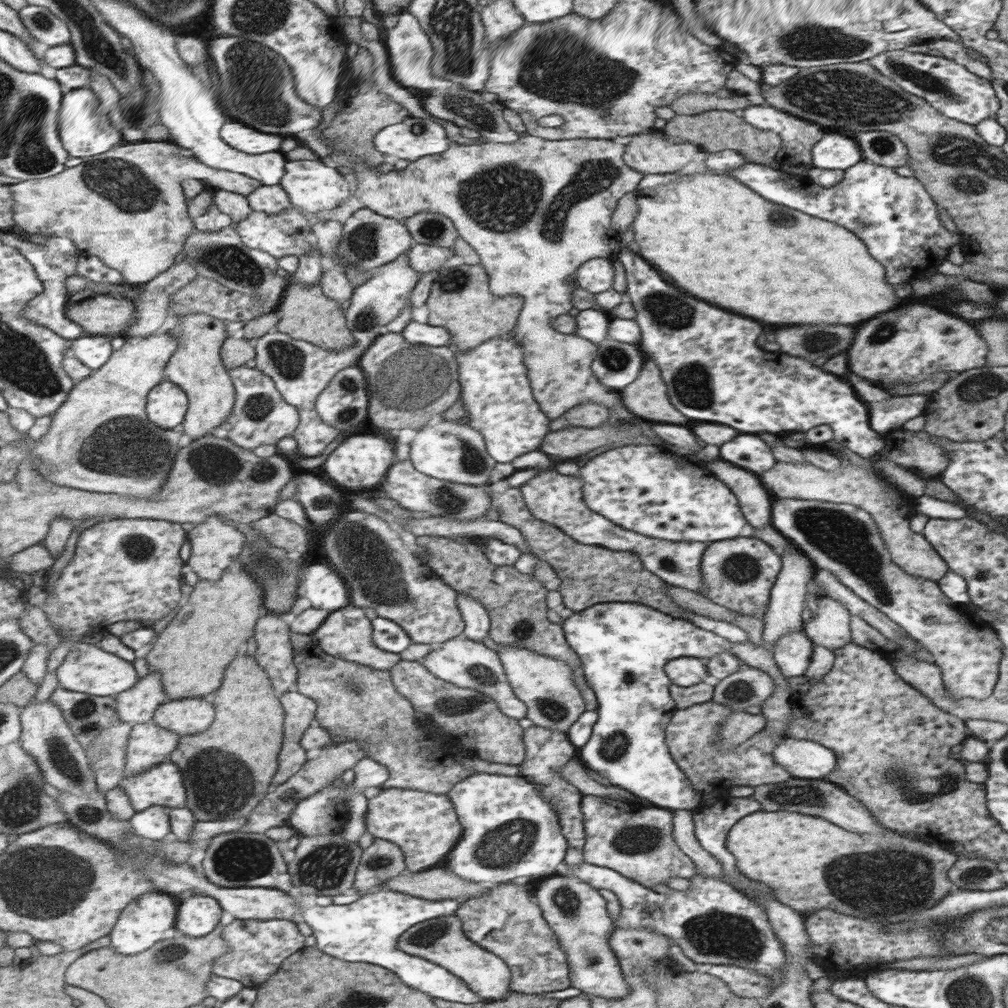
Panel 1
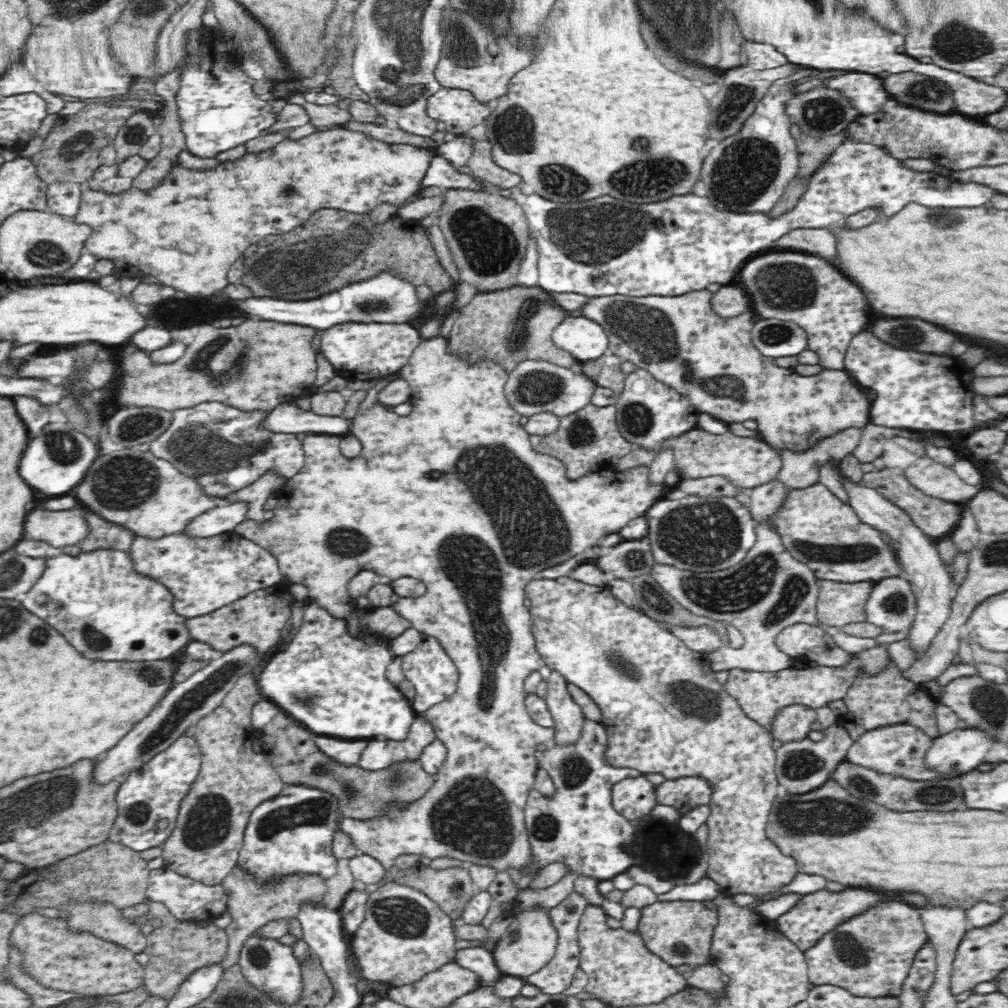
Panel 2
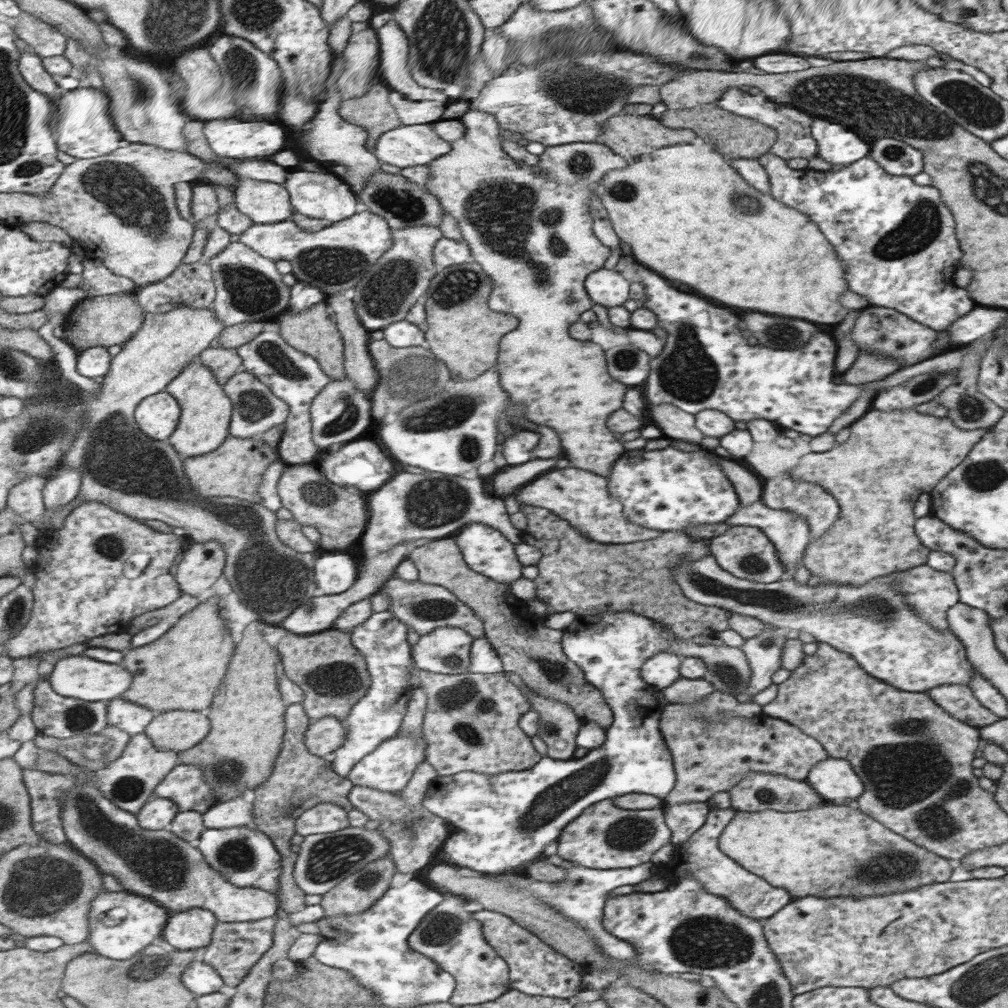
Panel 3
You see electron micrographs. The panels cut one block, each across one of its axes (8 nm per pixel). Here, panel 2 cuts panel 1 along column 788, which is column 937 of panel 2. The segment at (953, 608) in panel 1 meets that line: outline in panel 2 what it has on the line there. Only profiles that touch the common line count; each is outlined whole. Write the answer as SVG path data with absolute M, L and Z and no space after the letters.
M894 467L876 468L872 472L864 473L860 484L877 490L890 502L905 510L910 515L910 519L912 519L914 525L921 528L922 532L934 540L934 542L949 536L960 522L962 512L961 504L932 498L930 495L924 494L906 480L903 469Z

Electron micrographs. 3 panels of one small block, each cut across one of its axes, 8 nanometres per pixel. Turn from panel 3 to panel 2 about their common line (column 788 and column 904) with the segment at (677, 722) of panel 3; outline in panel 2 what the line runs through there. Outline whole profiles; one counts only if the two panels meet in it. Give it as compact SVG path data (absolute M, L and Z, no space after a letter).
M906 723L883 726L865 732L848 750L845 761L875 770L879 774L888 774L897 778L906 778L914 781L930 781L952 779L951 776L941 776L924 767L925 752L929 750L933 740L918 727Z

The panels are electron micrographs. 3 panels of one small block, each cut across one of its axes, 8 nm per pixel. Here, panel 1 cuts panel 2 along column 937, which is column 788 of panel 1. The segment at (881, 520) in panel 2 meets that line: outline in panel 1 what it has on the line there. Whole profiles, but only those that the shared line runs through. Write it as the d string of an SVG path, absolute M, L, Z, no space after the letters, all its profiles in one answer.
M793 548L793 550L785 550L785 552L781 554L781 562L784 564L781 565L777 582L772 586L769 595L769 602L764 612L765 622L761 634L761 640L772 645L777 642L781 636L785 636L785 634L802 630L801 610L805 608L805 584L807 584L809 578L813 577L813 572L816 569L816 566L795 548Z

